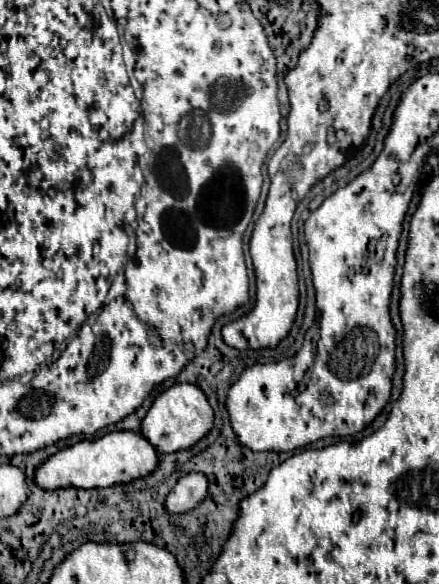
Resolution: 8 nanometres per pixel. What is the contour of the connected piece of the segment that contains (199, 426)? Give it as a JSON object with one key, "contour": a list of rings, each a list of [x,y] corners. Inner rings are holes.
{"contour":[[[176,383],[168,391],[164,391],[152,403],[148,415],[142,421],[142,435],[160,451],[160,453],[176,453],[180,449],[188,449],[198,443],[204,435],[214,427],[214,409],[210,407],[204,391],[192,383]]]}

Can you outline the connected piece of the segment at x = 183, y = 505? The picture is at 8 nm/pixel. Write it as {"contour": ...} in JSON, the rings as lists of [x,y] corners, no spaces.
{"contour":[[[188,473],[180,477],[176,487],[166,497],[168,513],[186,513],[192,511],[208,495],[208,477],[204,473]]]}

